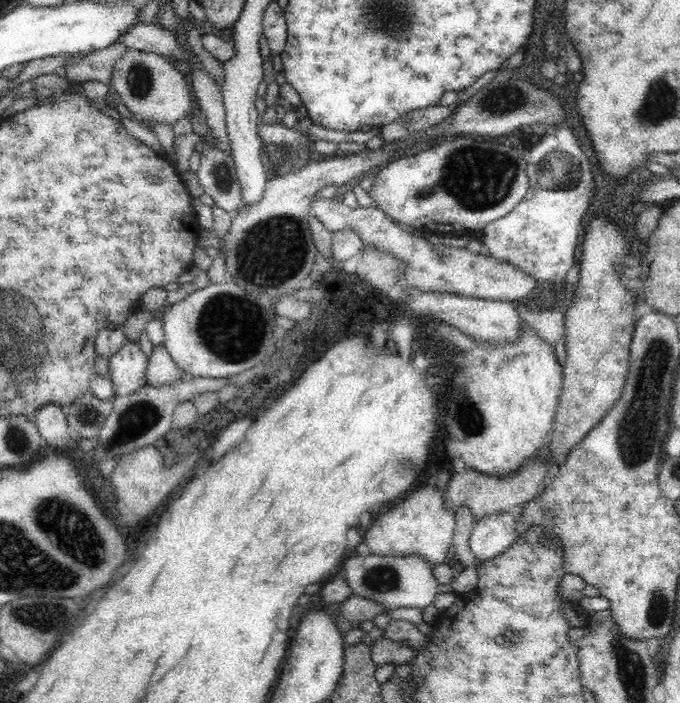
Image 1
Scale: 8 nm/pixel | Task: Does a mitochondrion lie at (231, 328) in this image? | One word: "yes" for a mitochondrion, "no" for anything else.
yes

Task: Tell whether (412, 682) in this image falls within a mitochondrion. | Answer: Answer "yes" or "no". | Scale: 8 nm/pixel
no

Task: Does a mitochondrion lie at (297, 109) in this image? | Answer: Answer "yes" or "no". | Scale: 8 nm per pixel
no

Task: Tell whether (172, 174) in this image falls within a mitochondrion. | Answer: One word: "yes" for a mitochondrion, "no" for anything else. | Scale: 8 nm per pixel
no

